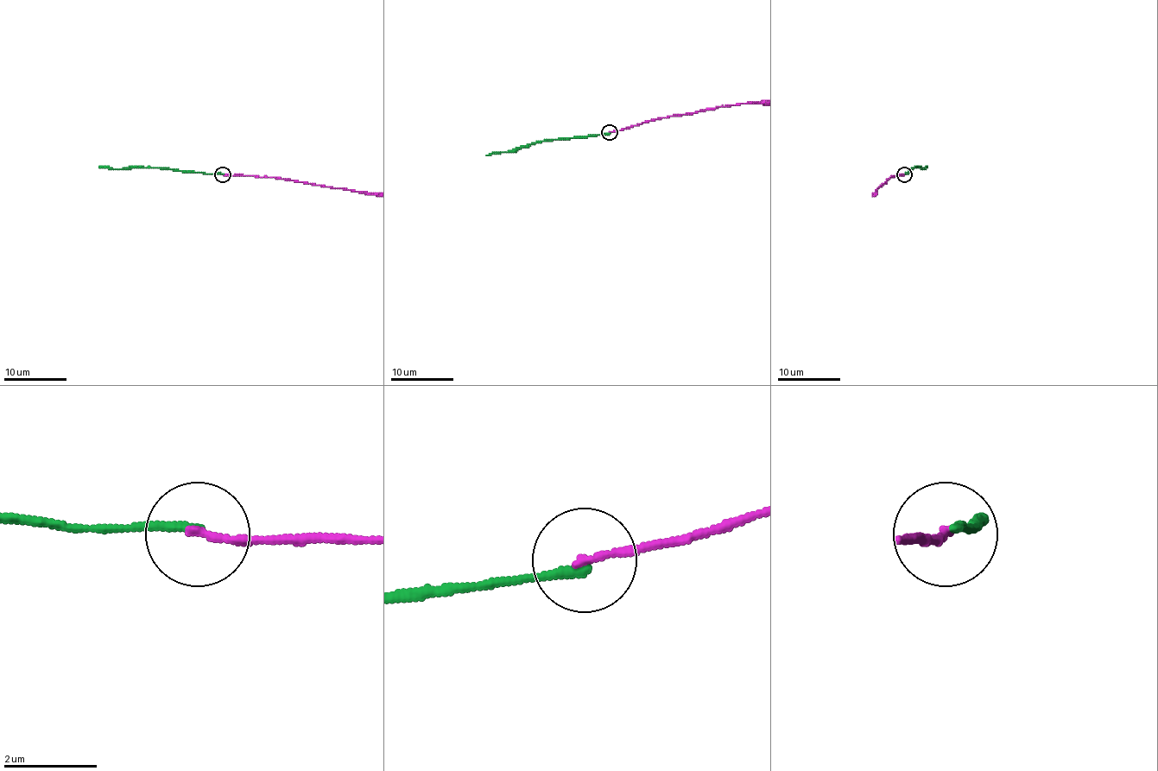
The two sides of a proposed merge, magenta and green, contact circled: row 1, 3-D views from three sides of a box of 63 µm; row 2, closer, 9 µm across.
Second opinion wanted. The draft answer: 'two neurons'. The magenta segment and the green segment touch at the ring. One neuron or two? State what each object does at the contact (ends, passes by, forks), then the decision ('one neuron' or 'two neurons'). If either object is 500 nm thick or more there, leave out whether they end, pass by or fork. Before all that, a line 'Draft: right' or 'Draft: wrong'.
Draft: right
magenta ends; green ends; two neurons

